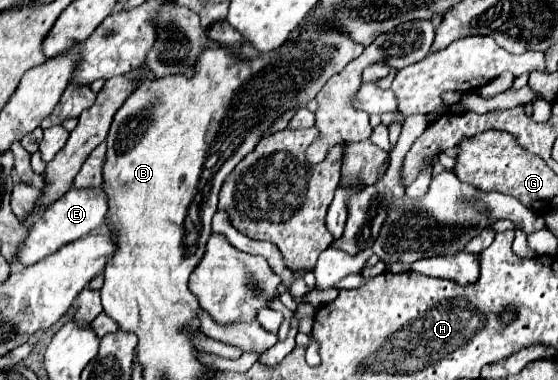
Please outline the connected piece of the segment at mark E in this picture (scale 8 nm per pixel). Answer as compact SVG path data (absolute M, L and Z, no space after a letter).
M104 187L70 189L62 199L52 203L46 211L42 211L42 215L38 215L38 219L34 219L30 223L30 231L24 237L24 241L16 253L16 261L20 261L20 265L24 265L24 267L38 263L40 259L52 255L54 251L64 247L66 243L72 243L80 237L86 237L90 231L104 225L106 211L108 211L108 203L106 203Z

